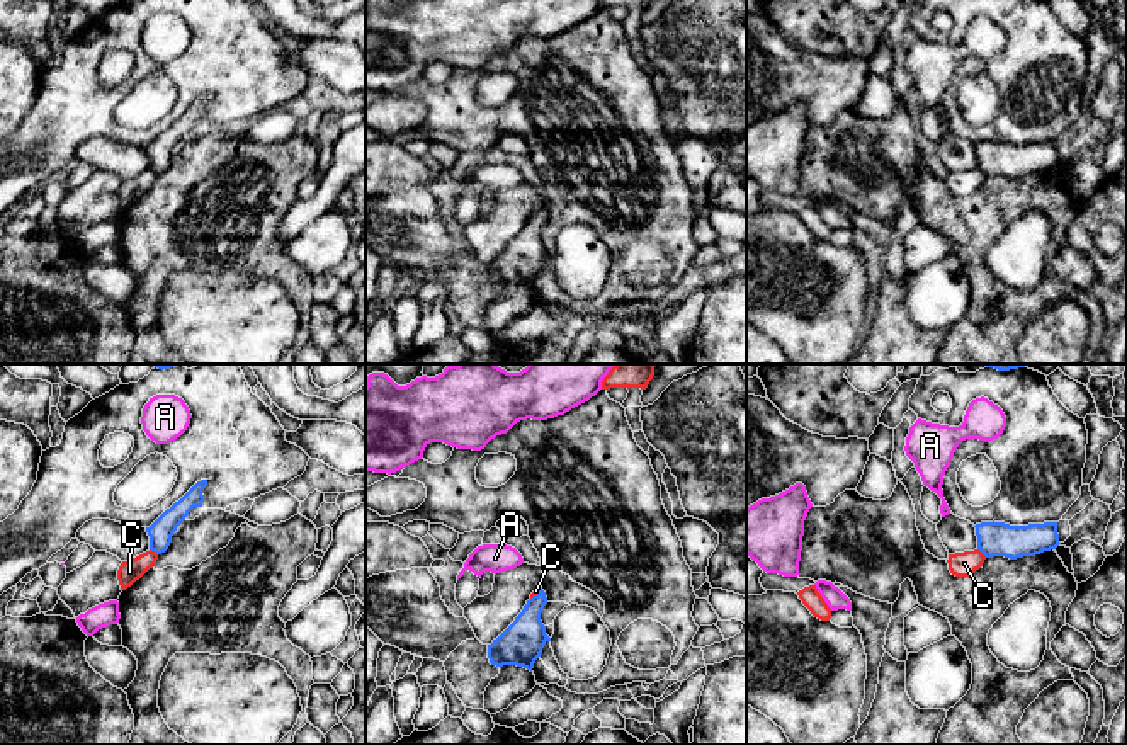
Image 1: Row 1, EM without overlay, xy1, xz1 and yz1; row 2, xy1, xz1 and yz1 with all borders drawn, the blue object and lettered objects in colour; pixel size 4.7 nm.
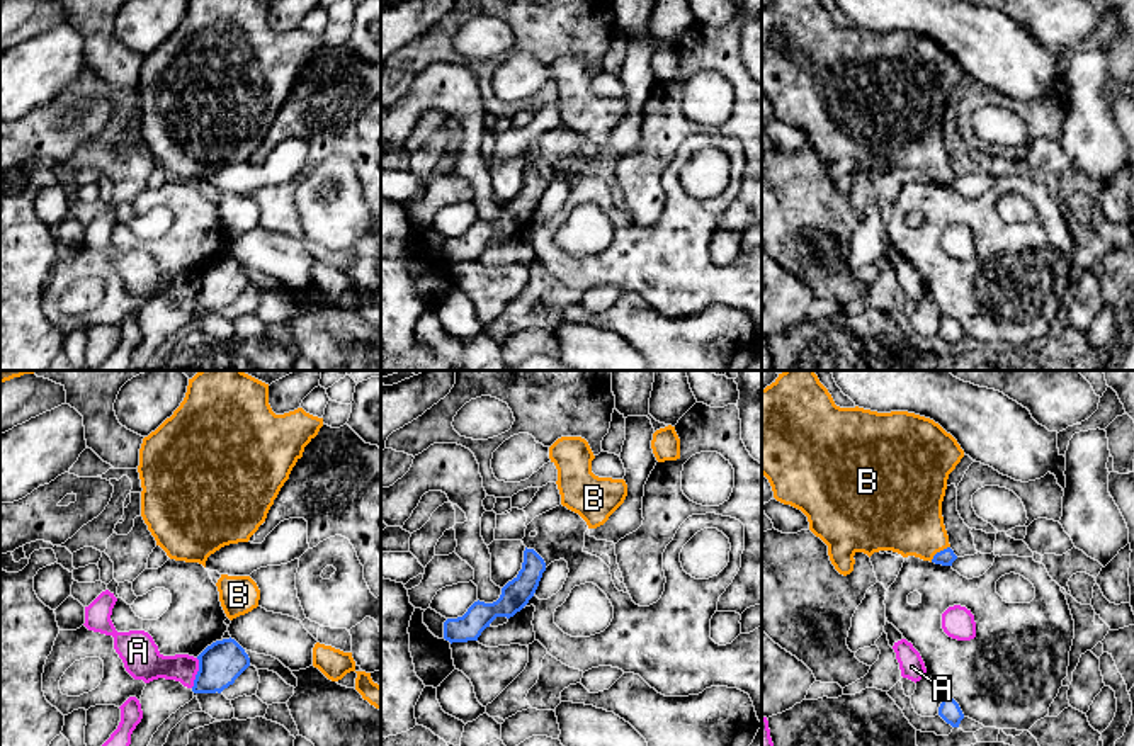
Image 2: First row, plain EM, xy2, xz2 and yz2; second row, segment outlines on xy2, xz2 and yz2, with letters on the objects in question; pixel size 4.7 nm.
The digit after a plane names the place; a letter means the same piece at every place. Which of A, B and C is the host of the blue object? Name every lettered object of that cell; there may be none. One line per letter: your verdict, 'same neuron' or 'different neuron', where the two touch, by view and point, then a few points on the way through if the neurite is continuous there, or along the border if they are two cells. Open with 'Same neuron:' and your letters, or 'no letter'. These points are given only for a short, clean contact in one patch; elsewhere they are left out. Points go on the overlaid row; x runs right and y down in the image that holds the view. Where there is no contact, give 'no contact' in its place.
Same neuron: B
A: different neuron; meets blue in xy2 at (198, 673); border along xy2 (198, 658), (198, 673), (191, 687)
B: same neuron; meets blue in yz2 at (941, 551); runs through yz2 (946, 558), (941, 551), (903, 514)
C: different neuron; meets blue in yz1 at (983, 553); border along yz1 (978, 548), (986, 557)

